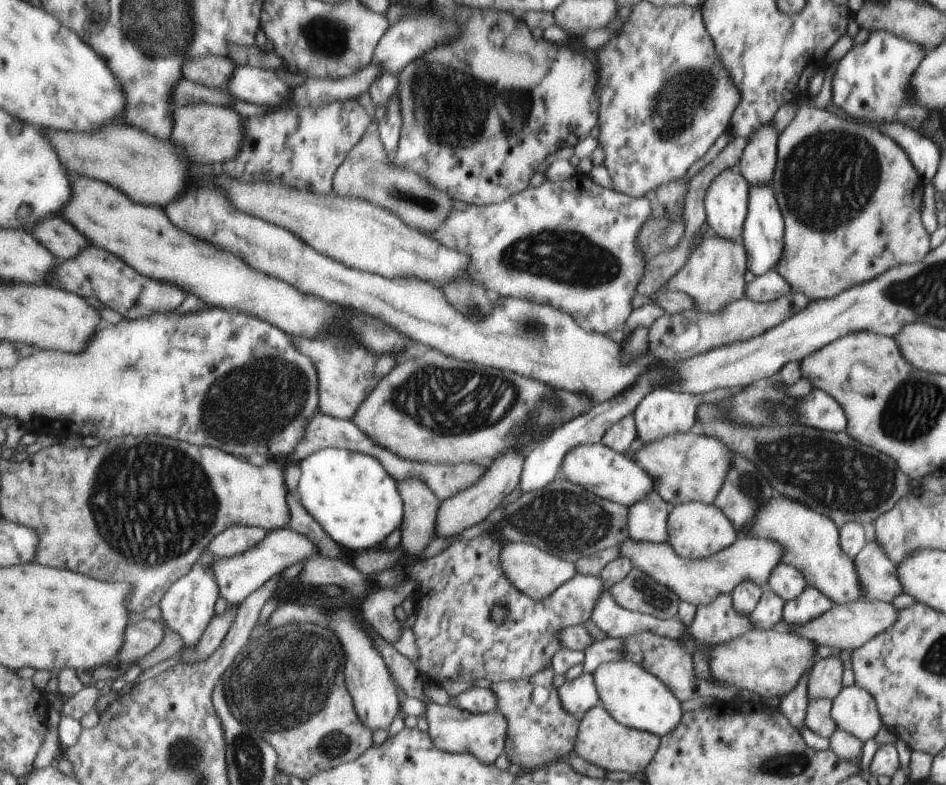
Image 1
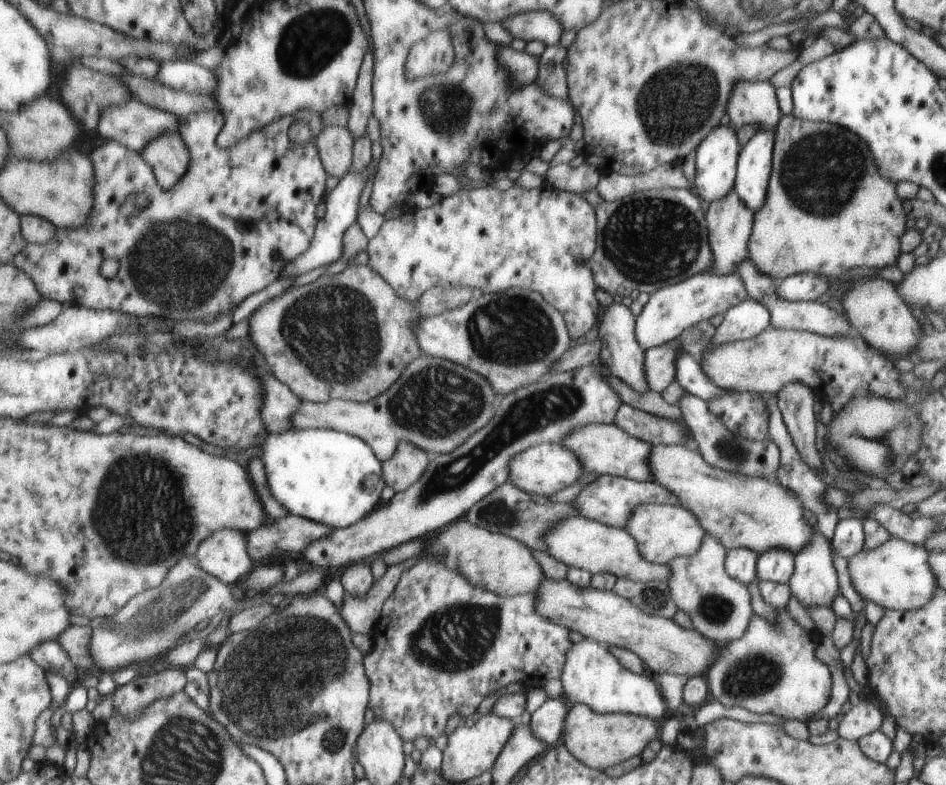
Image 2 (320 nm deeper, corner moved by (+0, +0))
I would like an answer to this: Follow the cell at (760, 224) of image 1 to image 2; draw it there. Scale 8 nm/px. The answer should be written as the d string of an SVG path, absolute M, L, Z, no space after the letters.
M757 130L742 148L742 162L737 162L738 198L753 210L754 216L766 204L766 192L772 172L775 130Z

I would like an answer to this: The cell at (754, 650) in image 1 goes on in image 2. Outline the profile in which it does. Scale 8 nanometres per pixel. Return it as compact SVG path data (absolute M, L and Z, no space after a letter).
M550 578L542 582L542 586L536 590L535 594L540 596L536 610L538 610L538 614L542 614L542 618L569 627L570 631L579 632L586 639L594 640L606 647L616 646L634 652L652 675L658 676L666 673L686 677L705 677L710 666L720 658L723 644L709 640L694 628L680 627L673 619L647 614L636 604L613 591L597 590L591 586L588 586L587 589L578 588L569 583L567 579L552 580Z

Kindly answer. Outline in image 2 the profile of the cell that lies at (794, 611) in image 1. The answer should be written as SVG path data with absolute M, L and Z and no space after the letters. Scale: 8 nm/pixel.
M820 531L816 532L816 536L810 541L810 546L795 556L795 568L789 581L792 596L797 597L806 610L811 607L832 608L832 600L836 598L836 594L840 594L838 572L835 572L832 560L832 542L826 540Z

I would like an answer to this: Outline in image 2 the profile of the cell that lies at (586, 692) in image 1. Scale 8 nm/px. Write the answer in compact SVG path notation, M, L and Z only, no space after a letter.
M564 696L555 699L548 698L533 713L534 736L546 746L559 745L564 734L564 720L566 720L566 714L570 712L570 707L571 704Z

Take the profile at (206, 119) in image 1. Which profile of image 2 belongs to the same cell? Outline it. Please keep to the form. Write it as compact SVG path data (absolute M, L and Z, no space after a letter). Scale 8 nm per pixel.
M132 99L128 104L122 104L122 106L110 106L104 110L102 114L102 120L100 122L100 128L98 132L104 138L110 140L116 140L122 142L124 147L130 148L132 151L142 153L146 150L146 146L150 146L154 140L158 140L162 134L168 134L168 132L179 132L180 128L180 116L174 114L174 112L166 112L162 108L156 106L150 106L146 102L142 102L139 99Z

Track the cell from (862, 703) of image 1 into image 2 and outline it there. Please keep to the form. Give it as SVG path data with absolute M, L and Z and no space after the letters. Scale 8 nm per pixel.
M861 700L856 706L840 716L839 726L836 734L848 741L858 741L874 730L880 728L882 724L882 712L875 705L866 700Z

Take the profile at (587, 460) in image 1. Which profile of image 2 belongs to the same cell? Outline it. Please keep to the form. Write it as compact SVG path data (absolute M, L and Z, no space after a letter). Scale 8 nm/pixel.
M543 443L532 449L524 450L510 462L510 480L515 488L522 492L536 494L536 496L549 497L552 494L564 490L585 476L582 470L582 462L578 462L578 456L565 445L556 443Z

